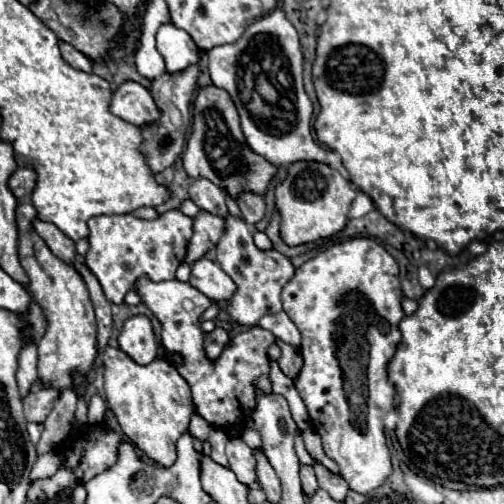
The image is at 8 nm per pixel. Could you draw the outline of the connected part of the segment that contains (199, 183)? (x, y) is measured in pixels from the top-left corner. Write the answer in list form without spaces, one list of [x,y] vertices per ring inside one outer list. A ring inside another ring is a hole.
[[[194,179],[190,185],[190,199],[202,209],[212,215],[220,215],[222,219],[228,217],[228,207],[224,201],[224,193],[208,179]]]

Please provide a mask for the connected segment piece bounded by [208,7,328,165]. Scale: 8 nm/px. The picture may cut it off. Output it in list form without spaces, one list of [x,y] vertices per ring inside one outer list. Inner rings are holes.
[[[282,7],[272,9],[260,21],[252,23],[236,43],[218,45],[218,47],[210,49],[208,61],[210,61],[208,67],[210,67],[212,83],[230,93],[230,97],[240,113],[240,123],[242,123],[244,135],[246,135],[246,143],[250,145],[252,151],[256,151],[258,155],[266,157],[268,161],[272,161],[276,165],[292,165],[298,161],[328,163],[326,151],[318,143],[314,143],[312,133],[308,129],[310,119],[312,119],[312,101],[306,95],[304,83],[302,83],[302,61],[304,59],[302,59],[302,51],[300,51],[300,43],[298,43],[298,33],[296,33],[294,25],[288,21]],[[254,79],[272,79],[276,83],[272,83],[270,89],[264,95],[260,95],[254,89]]]

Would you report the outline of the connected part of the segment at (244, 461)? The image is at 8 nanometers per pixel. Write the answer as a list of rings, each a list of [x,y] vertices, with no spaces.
[[[236,437],[226,443],[226,457],[230,461],[230,469],[240,483],[252,485],[256,481],[256,457],[242,439]]]

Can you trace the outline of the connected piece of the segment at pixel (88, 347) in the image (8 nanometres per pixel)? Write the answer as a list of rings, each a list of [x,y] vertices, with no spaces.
[[[18,203],[16,223],[18,223],[18,255],[20,263],[30,277],[30,295],[40,303],[46,313],[48,327],[38,343],[38,377],[42,385],[54,385],[58,391],[72,389],[72,371],[84,375],[96,359],[96,319],[88,297],[86,283],[82,275],[60,261],[48,245],[36,235],[32,223],[36,219],[36,209],[32,203]]]

